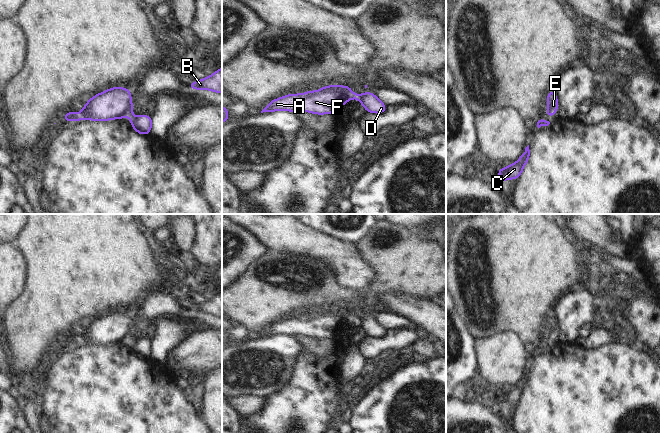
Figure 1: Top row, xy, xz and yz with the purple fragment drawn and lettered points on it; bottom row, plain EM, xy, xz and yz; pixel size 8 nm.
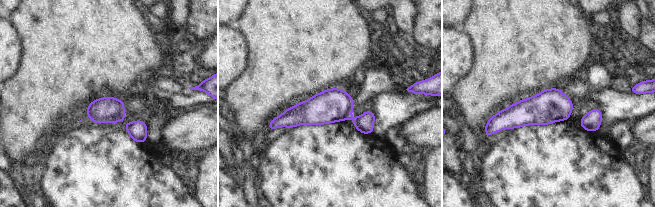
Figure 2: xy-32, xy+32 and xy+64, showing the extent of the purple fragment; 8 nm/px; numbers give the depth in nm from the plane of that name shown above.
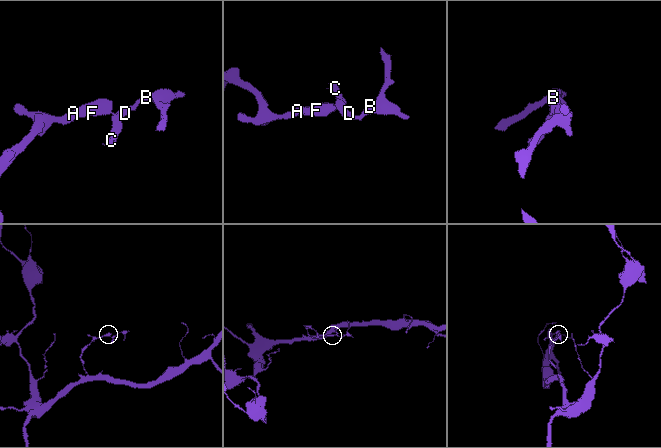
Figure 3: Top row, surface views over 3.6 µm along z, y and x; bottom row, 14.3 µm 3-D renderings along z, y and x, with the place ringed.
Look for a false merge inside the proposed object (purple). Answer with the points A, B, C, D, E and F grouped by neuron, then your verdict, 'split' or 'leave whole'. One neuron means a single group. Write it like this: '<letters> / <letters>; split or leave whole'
A E F / B C D; split

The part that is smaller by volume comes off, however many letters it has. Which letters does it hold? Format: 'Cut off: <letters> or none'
Cut off: B, C, D

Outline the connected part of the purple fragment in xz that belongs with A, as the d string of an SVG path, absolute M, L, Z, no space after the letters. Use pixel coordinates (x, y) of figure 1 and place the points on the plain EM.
M332 310L321 311L319 315L307 315L302 318L288 318L284 321L277 322L269 326L269 328L261 335L306 335L309 337L331 338L335 334L344 330L348 324L353 323L351 310Z

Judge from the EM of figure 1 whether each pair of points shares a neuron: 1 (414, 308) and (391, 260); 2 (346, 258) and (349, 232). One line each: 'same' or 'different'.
1: different
2: different

